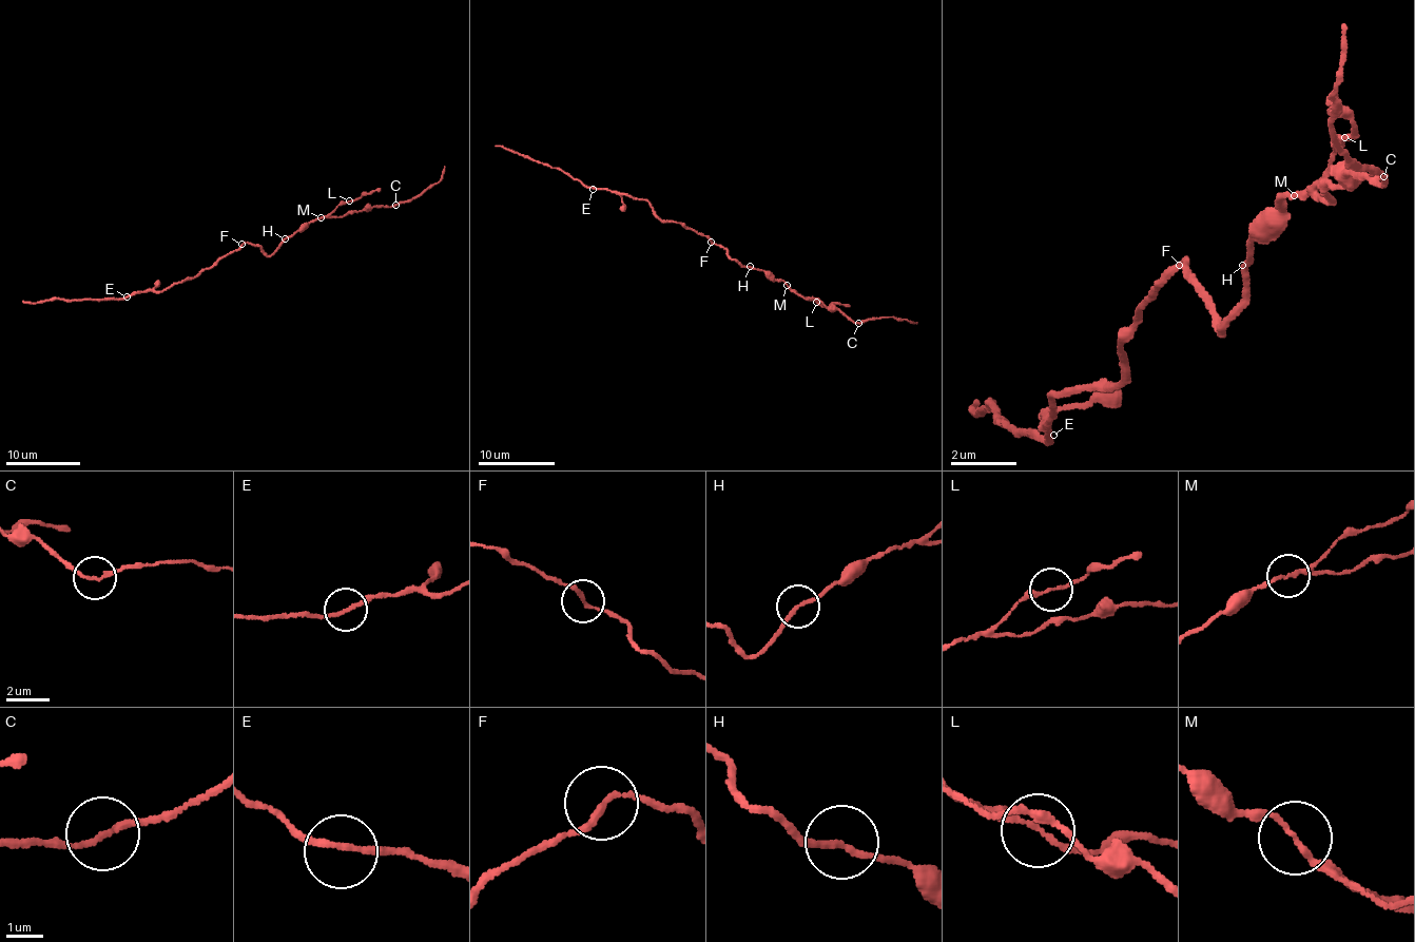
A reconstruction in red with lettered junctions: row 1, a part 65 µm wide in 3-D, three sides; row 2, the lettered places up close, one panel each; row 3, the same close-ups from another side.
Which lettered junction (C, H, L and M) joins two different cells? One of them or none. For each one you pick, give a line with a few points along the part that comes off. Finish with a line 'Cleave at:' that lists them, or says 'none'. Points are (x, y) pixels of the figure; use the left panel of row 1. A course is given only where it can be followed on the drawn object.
Cleave at: none

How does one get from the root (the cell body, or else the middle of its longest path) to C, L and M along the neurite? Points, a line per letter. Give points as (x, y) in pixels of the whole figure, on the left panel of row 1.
C: (246, 242), (257, 246), (269, 256), (285, 238), (315, 219), (395, 205)
L: (246, 242), (257, 246), (269, 256), (285, 238), (350, 202)
M: (246, 242), (257, 246), (269, 256), (285, 238), (320, 217)

